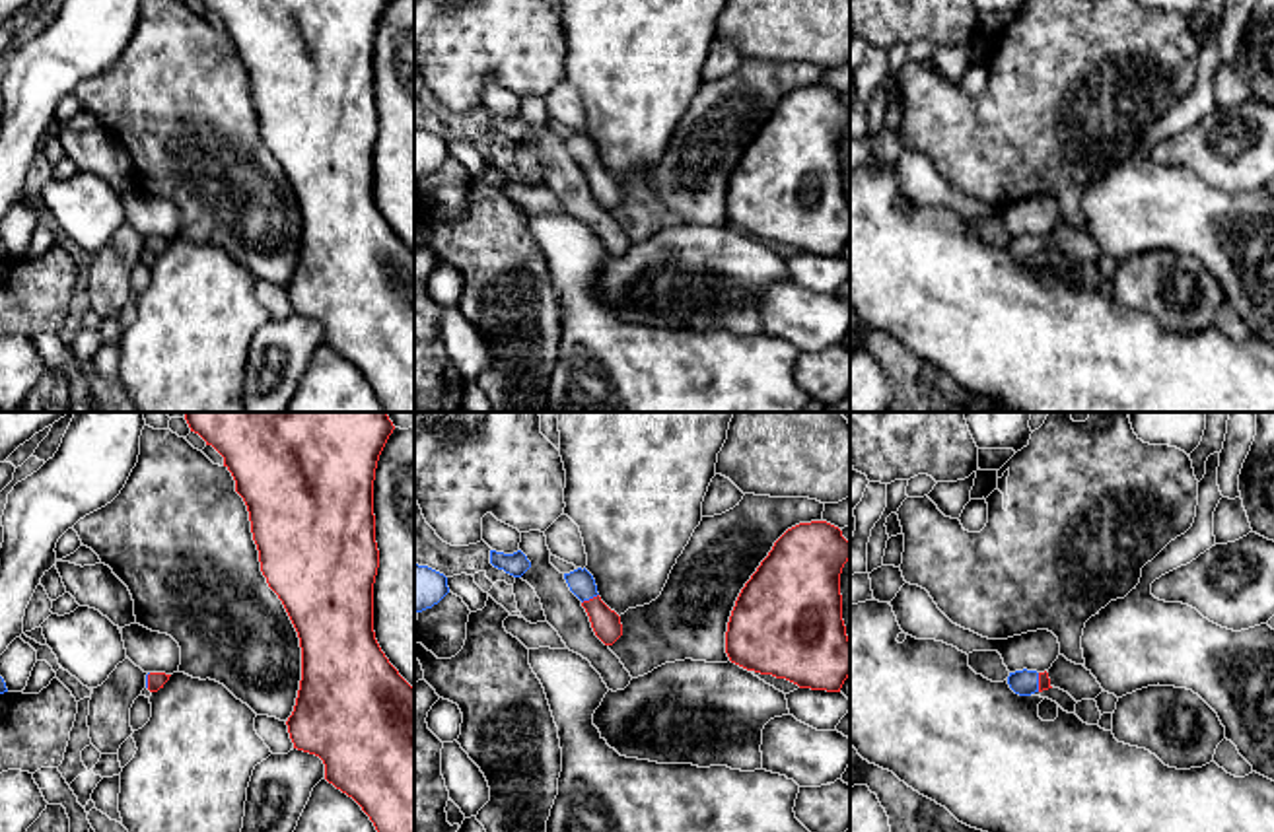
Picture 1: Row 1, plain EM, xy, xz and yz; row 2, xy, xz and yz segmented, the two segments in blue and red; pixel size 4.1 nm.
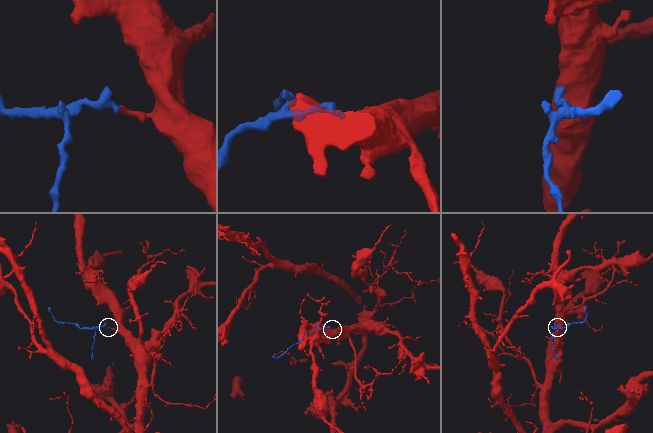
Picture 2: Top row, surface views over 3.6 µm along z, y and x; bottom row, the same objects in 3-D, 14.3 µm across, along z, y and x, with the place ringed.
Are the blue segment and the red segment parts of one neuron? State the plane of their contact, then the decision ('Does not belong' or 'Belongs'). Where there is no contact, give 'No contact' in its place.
Touches blue in xz. Belongs

